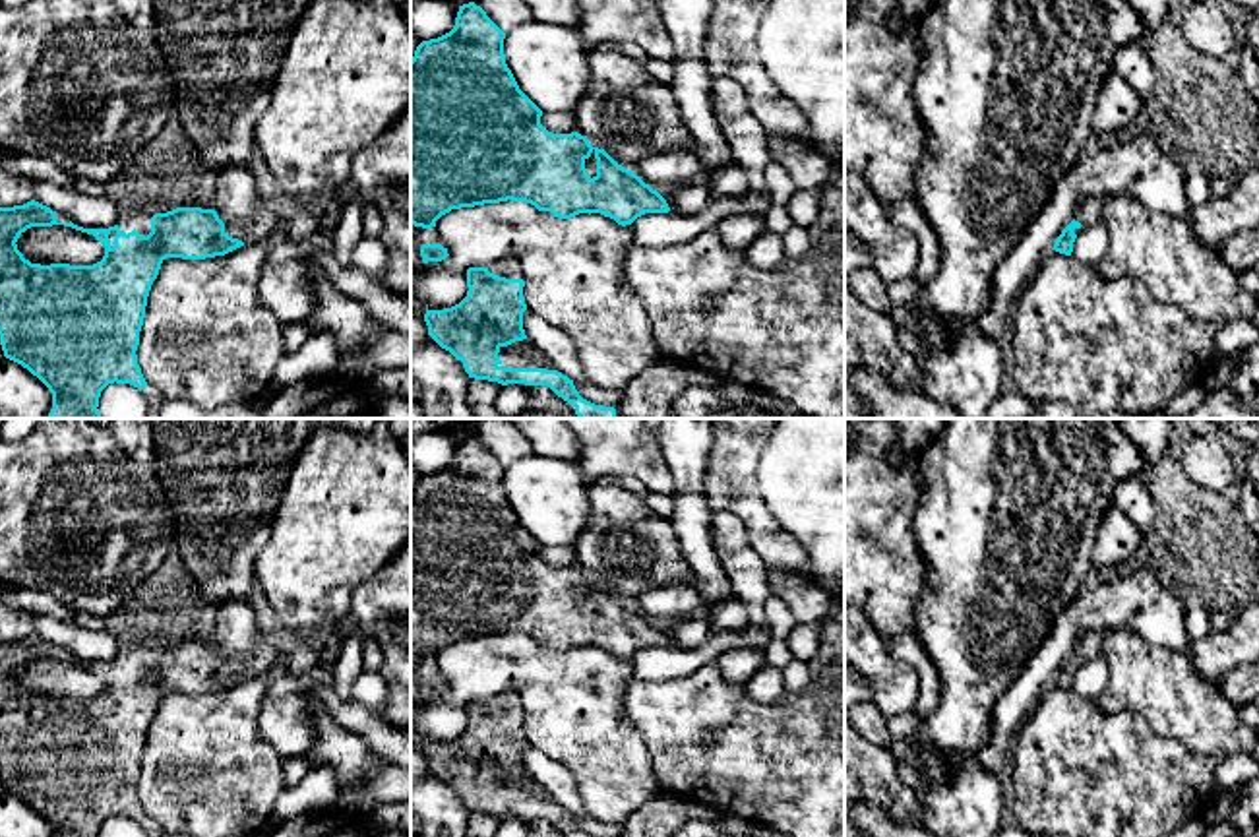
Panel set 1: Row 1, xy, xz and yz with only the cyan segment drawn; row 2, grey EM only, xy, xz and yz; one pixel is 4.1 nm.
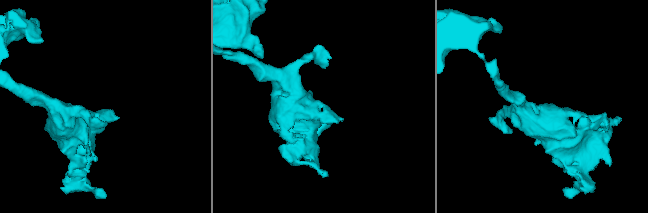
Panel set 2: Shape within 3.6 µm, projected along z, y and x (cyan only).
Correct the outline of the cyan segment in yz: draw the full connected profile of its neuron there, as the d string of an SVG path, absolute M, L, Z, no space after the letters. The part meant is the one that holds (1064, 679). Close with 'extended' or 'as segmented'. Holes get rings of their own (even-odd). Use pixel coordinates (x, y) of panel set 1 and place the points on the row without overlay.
M1085 632L1077 641L1075 653L1061 665L1052 684L1071 690L1077 668L1094 655L1102 653L1108 632Z | extended

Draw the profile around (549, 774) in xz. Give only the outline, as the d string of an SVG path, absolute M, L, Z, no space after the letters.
M523 746L523 763L527 773L546 789L554 802L573 816L585 816L575 781L566 765L533 748Z

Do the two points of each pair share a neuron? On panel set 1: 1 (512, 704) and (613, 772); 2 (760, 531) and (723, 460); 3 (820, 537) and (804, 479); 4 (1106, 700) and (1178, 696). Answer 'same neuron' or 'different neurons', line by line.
1: different neurons
2: same neuron
3: same neuron
4: same neuron

